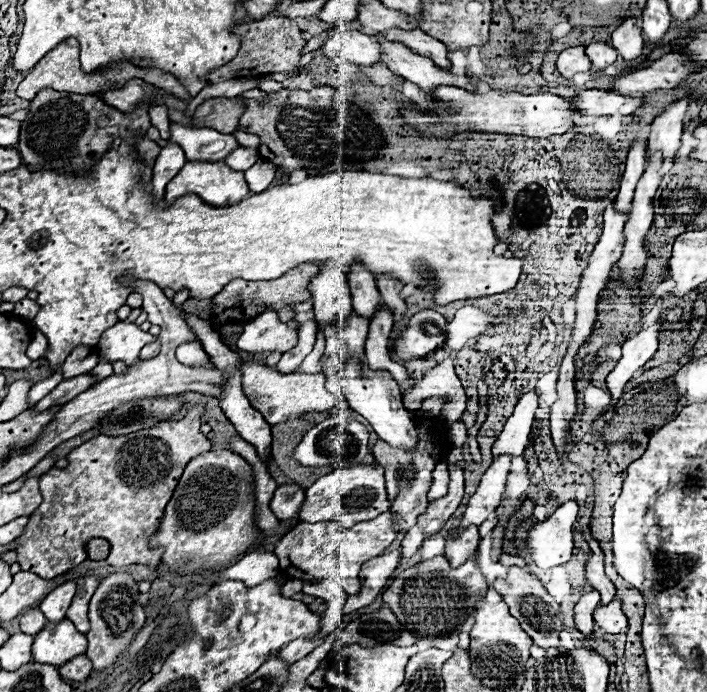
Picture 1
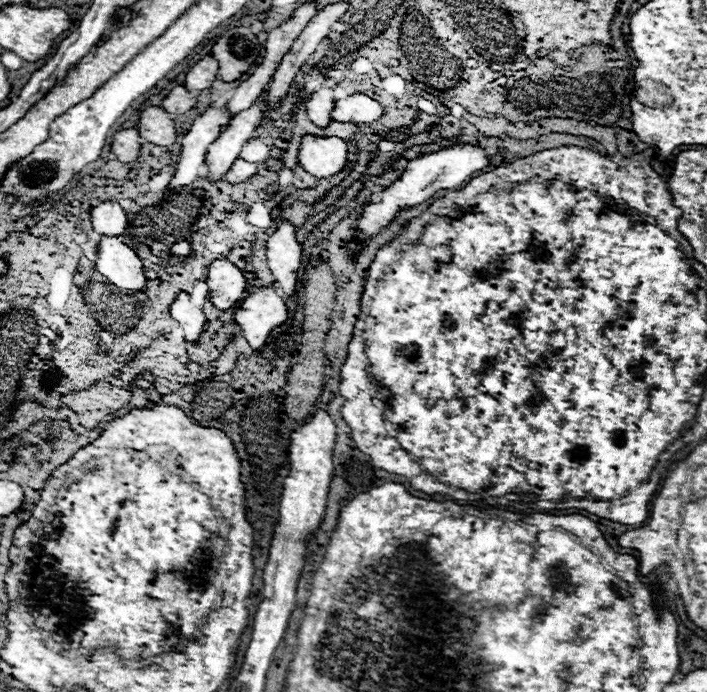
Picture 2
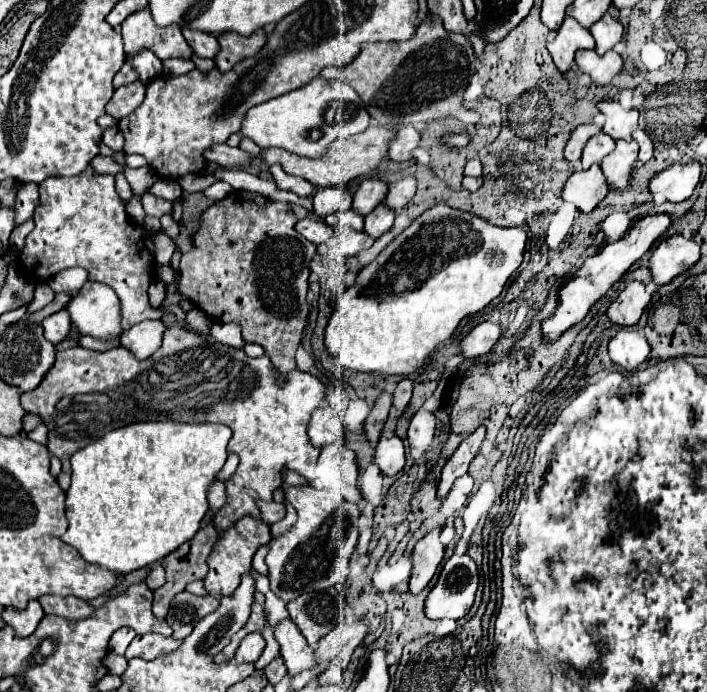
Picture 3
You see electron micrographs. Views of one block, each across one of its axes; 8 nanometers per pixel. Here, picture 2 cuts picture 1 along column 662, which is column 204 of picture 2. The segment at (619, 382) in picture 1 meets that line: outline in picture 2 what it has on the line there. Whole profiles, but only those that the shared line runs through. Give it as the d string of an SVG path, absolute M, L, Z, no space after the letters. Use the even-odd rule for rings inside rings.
M178 292L174 302L170 304L170 314L172 318L184 328L186 332L186 340L196 340L198 334L204 330L204 324L206 324L206 316L204 312L194 306L188 298L186 292Z

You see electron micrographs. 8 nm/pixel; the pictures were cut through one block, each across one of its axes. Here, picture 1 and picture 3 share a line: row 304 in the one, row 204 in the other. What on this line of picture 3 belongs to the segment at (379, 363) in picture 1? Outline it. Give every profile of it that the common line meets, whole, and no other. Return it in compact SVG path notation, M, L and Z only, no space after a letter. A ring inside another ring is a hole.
M380 204L378 208L374 208L374 212L370 212L366 216L366 222L364 222L364 230L366 234L370 234L372 238L378 238L382 236L384 232L388 232L394 224L394 210L386 208L384 204Z

